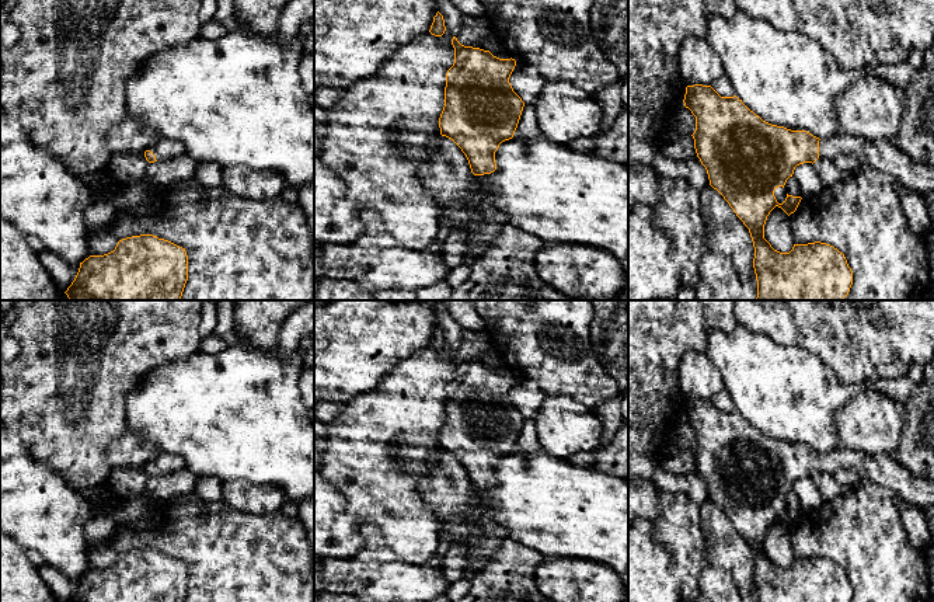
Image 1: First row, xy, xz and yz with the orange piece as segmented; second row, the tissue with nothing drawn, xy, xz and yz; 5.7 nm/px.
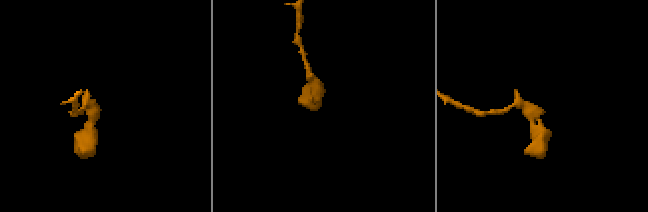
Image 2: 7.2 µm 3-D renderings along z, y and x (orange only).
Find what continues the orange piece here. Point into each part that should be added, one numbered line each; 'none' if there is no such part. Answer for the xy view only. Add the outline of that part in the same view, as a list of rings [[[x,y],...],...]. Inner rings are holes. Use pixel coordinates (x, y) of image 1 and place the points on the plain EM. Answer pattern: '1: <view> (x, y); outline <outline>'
1: xy (164, 463); outline [[[161,450],[147,464],[156,470],[157,476],[165,476],[185,467],[185,460],[180,455]]]

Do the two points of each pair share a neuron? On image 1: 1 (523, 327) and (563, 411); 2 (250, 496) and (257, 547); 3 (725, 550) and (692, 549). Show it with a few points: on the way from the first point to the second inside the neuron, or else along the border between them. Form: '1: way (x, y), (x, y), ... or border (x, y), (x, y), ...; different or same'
1: border (546, 395), (572, 396), (586, 407); different
2: border (223, 498), (247, 512), (278, 511); different
3: border (701, 517), (704, 560), (697, 581); different

